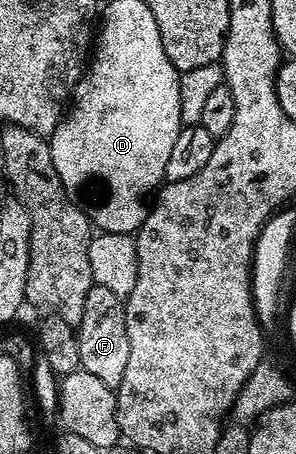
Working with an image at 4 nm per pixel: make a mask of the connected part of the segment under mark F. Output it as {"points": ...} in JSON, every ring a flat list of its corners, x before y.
{"points":[[92,285,85,297,81,321,77,325,77,349,79,366,93,373,93,377,105,381,113,389,121,385,125,365,129,365,129,333,127,332,127,308,124,300,113,289]]}

